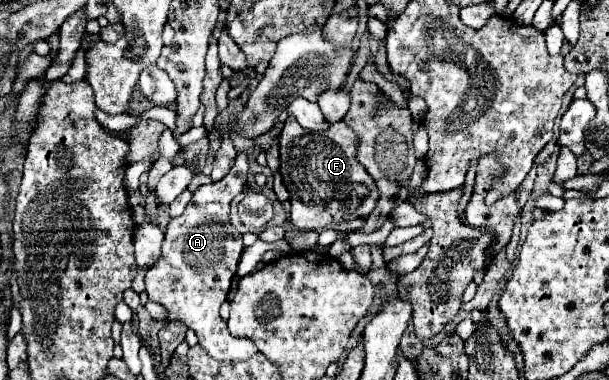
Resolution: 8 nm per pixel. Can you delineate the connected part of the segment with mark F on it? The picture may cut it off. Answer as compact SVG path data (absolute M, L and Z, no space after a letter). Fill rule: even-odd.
M287 117L283 131L279 135L279 153L281 153L281 177L291 193L291 223L297 229L325 229L335 223L363 219L373 213L379 201L379 189L373 177L357 161L357 135L343 123L337 121L321 133L303 129L295 117Z

